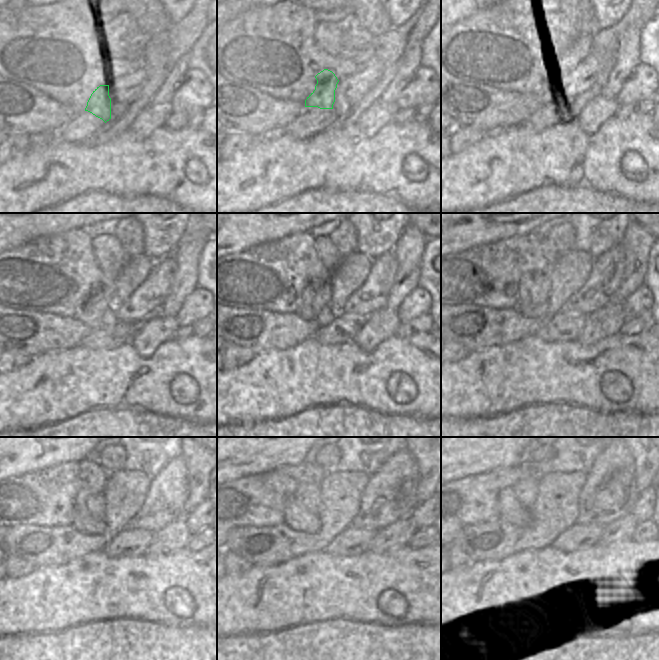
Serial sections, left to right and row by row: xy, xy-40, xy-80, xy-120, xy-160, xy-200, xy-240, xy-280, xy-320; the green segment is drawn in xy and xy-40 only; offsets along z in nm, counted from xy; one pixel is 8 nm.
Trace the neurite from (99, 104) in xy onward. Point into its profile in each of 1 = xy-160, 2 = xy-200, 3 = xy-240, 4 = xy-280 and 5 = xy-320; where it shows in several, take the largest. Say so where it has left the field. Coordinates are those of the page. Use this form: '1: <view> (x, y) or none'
1: xy-160 (315, 299)
2: xy-200 (535, 286)
3: xy-240 (86, 503)
4: xy-280 (309, 496)
5: xy-320 (525, 490)

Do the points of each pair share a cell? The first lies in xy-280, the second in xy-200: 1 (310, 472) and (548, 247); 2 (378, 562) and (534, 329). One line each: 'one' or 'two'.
1: two
2: two

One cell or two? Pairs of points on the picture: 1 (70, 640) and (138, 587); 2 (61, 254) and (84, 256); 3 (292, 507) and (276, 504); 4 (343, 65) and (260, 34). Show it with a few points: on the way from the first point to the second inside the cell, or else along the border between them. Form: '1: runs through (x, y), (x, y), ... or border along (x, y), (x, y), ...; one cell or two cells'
1: runs through (79, 620), (111, 614), (118, 607); one cell
2: runs through (67, 256), (78, 256); one cell
3: border along (294, 494), (287, 500), (284, 522); two cells
4: runs through (322, 60), (302, 40), (281, 40); one cell

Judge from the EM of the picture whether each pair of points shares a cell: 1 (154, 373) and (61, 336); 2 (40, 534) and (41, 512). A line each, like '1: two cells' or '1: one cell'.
1: two cells
2: two cells

